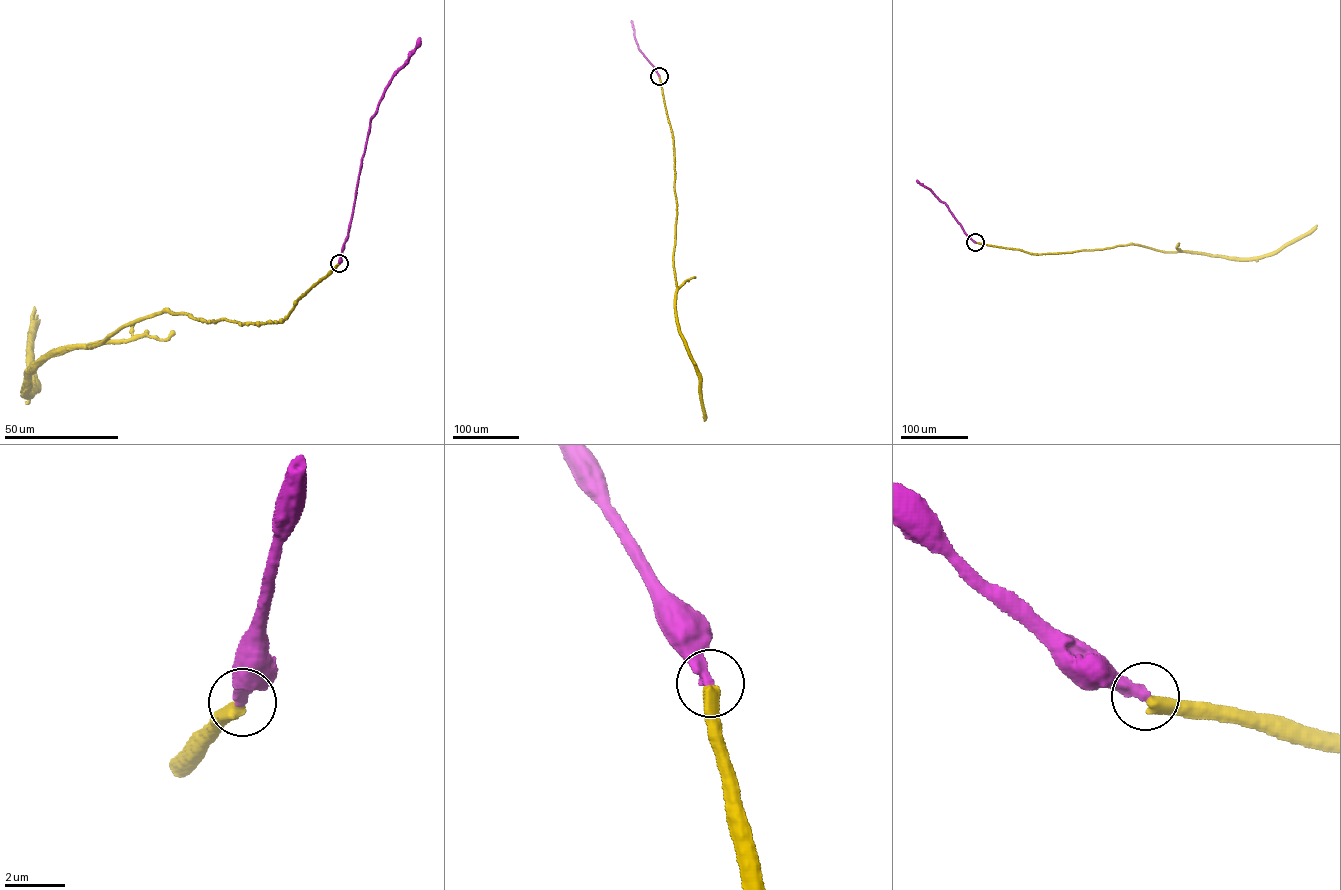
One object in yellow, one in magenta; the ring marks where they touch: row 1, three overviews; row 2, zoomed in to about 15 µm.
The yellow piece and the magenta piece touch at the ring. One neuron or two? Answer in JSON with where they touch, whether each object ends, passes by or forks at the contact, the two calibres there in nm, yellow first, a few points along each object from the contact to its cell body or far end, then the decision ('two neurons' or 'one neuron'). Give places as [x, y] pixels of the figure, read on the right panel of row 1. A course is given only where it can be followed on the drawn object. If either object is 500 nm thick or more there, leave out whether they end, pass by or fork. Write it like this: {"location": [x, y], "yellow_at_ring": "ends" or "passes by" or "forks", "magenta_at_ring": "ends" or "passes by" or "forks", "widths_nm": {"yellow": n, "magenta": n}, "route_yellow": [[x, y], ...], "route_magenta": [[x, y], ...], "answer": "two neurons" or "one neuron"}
{"location": [975, 242], "yellow_at_ring": "ends", "magenta_at_ring": "ends", "widths_nm": {"yellow": 440, "magenta": 400}, "route_yellow": [[976, 242], [1039, 254], [1132, 244], [1166, 251], [1236, 258], [1256, 258], [1274, 253]], "route_magenta": [[976, 242], [965, 233], [946, 205], [917, 180]], "answer": "one neuron"}

